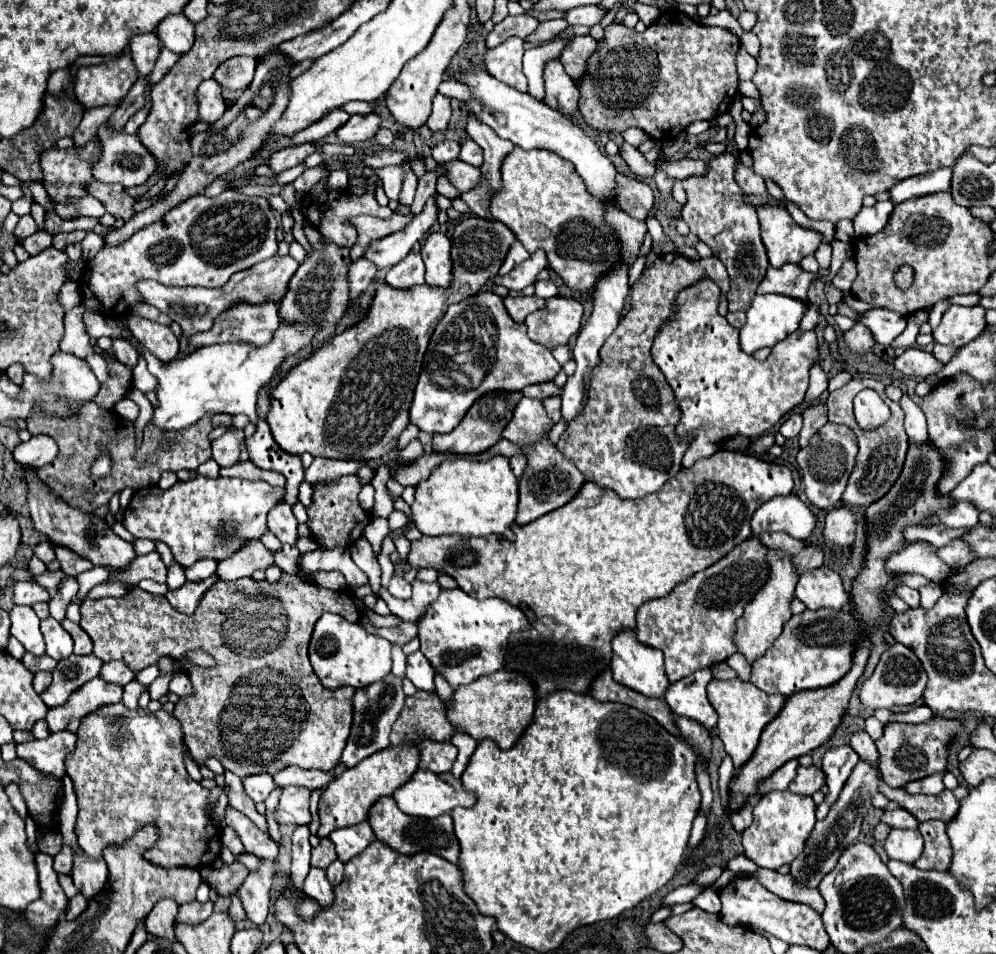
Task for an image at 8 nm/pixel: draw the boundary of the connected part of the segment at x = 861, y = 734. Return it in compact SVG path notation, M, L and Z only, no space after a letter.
M856 731L856 733L852 733L850 745L852 745L852 749L854 749L862 759L876 761L876 757L878 757L876 743L874 743L874 739L872 739L866 731Z

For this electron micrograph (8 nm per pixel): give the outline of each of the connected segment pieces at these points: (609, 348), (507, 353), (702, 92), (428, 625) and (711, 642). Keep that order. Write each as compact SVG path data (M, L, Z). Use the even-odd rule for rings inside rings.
M664 253L656 257L656 261L636 279L632 285L632 307L622 317L616 333L608 337L604 343L604 349L600 351L602 363L592 371L592 379L588 383L588 403L584 407L584 413L572 421L570 427L562 433L558 441L558 451L570 459L580 473L586 477L586 481L596 483L600 489L612 489L624 499L640 499L650 493L656 493L668 479L672 479L682 467L682 455L686 449L686 441L680 441L674 433L680 409L674 401L674 393L666 379L662 377L662 371L654 365L650 347L656 335L656 329L670 317L674 297L680 289L692 285L700 277L712 277L718 287L722 289L722 295L727 296L730 289L730 279L724 269L724 263L716 257L702 259L700 265L686 259L680 253Z
M494 291L476 293L456 305L450 305L446 315L440 319L440 325L436 325L432 341L428 345L428 353L424 355L422 373L418 379L418 385L414 389L414 399L410 407L410 421L424 433L450 433L466 415L466 411L472 407L476 399L480 399L484 393L490 391L522 391L526 385L536 383L548 383L554 381L558 375L560 365L552 357L550 349L544 345L538 345L528 339L526 325L512 321L504 307L504 299L496 295ZM468 357L468 363L460 363L460 359ZM476 365L476 377L470 379L470 375L464 373L466 367Z
M664 11L646 33L626 27L624 23L610 23L606 27L606 37L598 41L596 51L586 61L586 71L578 79L580 105L584 121L598 131L624 133L630 127L642 129L656 141L666 141L668 133L674 139L690 123L700 119L714 119L724 115L738 93L738 75L736 75L736 53L740 49L740 39L724 27L706 27L696 23L686 13Z
M442 589L440 597L428 605L422 619L418 619L418 639L420 651L434 667L436 675L442 675L452 689L460 685L468 685L482 675L490 675L504 667L506 651L508 651L508 637L512 633L522 633L528 629L526 615L502 601L498 597L492 599L476 599L456 589Z
M752 535L716 565L710 565L692 579L680 583L666 597L652 599L642 605L642 609L636 613L638 641L664 653L668 681L688 677L690 673L722 663L736 653L732 643L734 623L770 577L770 565L766 557L768 547L762 545L760 537Z

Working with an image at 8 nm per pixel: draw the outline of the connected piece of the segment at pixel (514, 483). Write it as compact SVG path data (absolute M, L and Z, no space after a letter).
M496 455L488 461L444 461L416 487L412 515L422 535L506 535L518 515L518 479L510 469L510 459Z

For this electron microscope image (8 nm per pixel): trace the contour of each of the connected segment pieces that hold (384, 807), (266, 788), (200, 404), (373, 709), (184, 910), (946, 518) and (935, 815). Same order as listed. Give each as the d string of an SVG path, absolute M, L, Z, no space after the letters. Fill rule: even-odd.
M380 797L368 811L368 823L370 823L376 839L384 841L386 845L390 845L394 851L398 851L402 855L416 855L416 853L426 851L426 853L438 853L440 857L444 857L450 863L460 861L460 845L456 841L450 815L436 817L434 825L432 825L432 821L428 821L428 819L410 817L410 815L402 813L392 797Z
M248 775L248 777L242 777L242 785L244 785L246 795L254 803L262 803L268 797L268 793L278 787L272 781L272 775Z
M280 323L276 337L266 347L224 343L198 349L192 355L186 355L184 359L176 359L170 363L158 361L156 357L152 357L152 353L148 353L148 349L142 347L148 371L158 379L156 387L158 405L154 405L154 417L150 423L162 431L178 431L200 421L204 413L230 413L230 415L244 413L256 425L258 420L256 405L260 387L272 379L274 371L280 367L284 357L308 345L314 333L316 333L314 327L306 327L304 331L300 331L298 327L288 327Z
M394 675L384 677L384 681L368 685L368 689L358 689L354 695L354 721L352 721L352 733L348 737L348 743L344 747L344 755L340 757L340 763L346 767L358 765L368 755L384 749L390 745L390 727L396 721L402 705L404 705L404 691L402 691L402 679L396 679Z
M192 901L192 903L184 903L180 905L180 911L176 915L174 923L188 923L188 925L198 925L202 921L206 921L210 917L210 913L214 911L212 901L200 903L200 901Z
M964 501L964 503L956 503L956 507L950 511L940 511L938 515L940 515L940 523L944 523L946 527L972 527L978 523L980 511L976 509L976 505Z
M884 781L880 785L880 791L890 799L900 803L906 811L912 811L918 821L938 819L938 821L950 821L956 815L956 809L964 797L968 797L966 787L956 789L944 789L940 795L906 795L900 789L888 787Z

